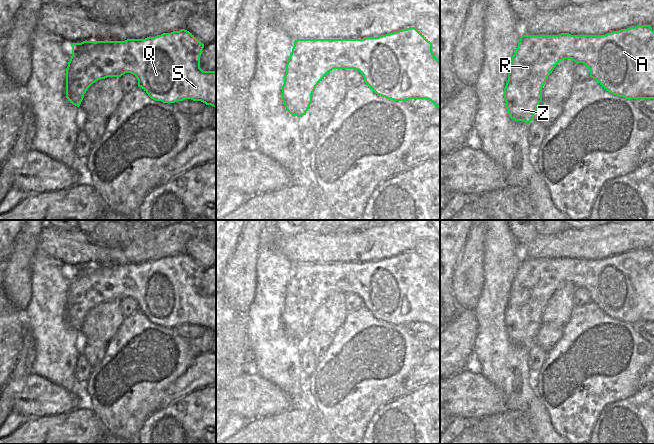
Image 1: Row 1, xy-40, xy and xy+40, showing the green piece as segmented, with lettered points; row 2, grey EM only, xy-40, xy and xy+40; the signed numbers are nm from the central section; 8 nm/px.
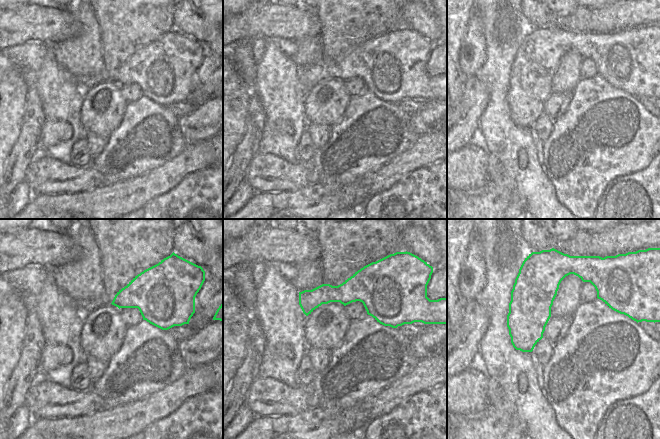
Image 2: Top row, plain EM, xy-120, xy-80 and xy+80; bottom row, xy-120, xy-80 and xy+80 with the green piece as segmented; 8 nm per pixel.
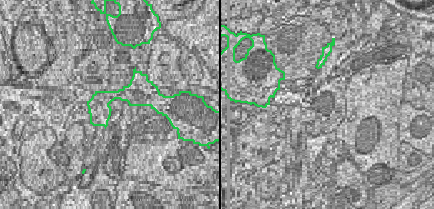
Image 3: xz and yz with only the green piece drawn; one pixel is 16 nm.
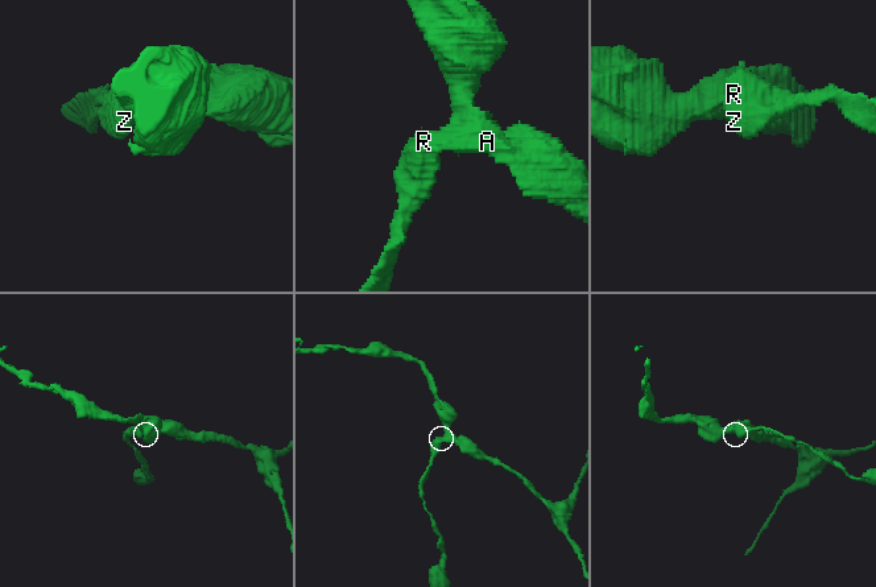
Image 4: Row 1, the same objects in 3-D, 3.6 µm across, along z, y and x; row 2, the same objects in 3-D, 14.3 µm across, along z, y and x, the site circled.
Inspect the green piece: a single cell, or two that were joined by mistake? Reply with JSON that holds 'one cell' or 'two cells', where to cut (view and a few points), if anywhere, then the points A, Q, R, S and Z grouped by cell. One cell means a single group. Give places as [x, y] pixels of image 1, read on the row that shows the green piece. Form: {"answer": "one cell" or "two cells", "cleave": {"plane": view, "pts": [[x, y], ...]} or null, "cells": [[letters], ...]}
{"answer": "one cell", "cleave": null, "cells": [["A", "Q", "R", "S", "Z"]]}

